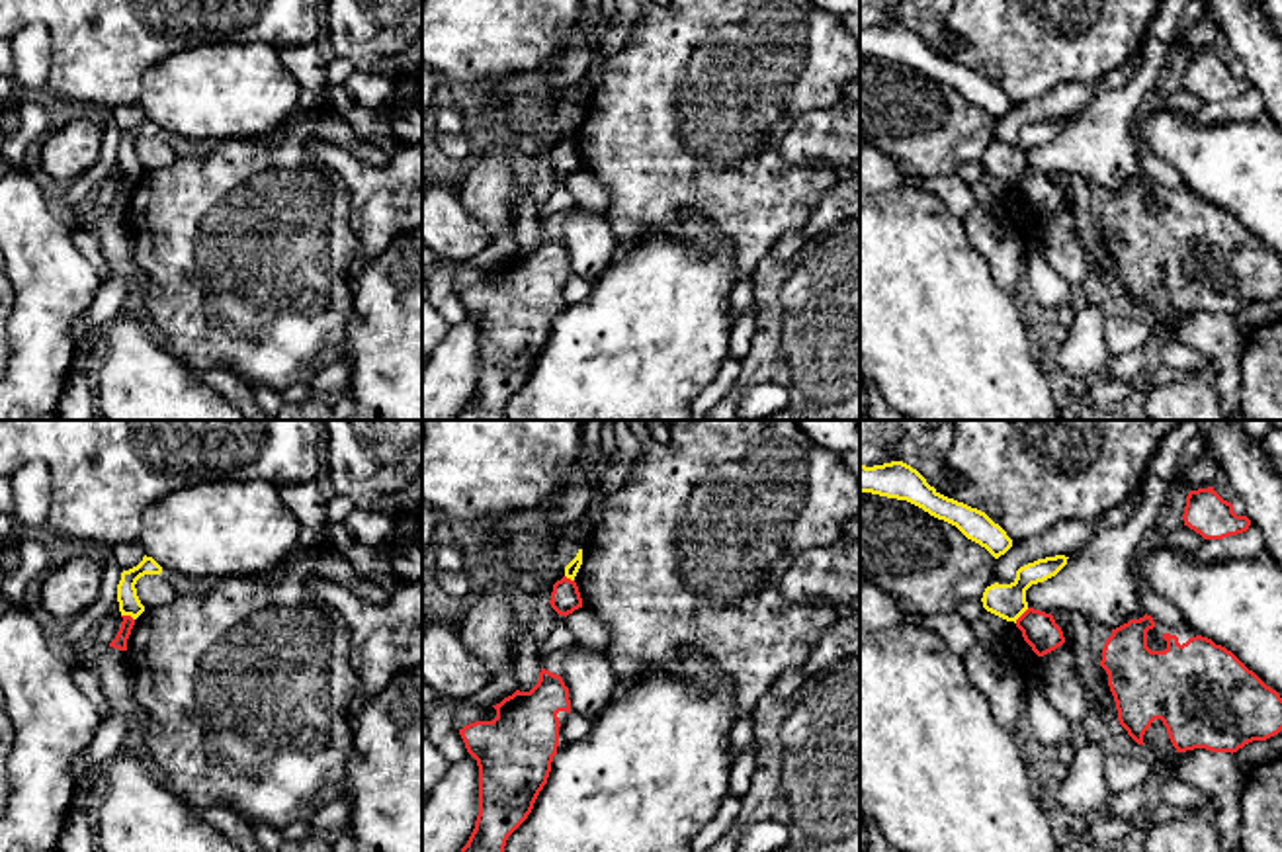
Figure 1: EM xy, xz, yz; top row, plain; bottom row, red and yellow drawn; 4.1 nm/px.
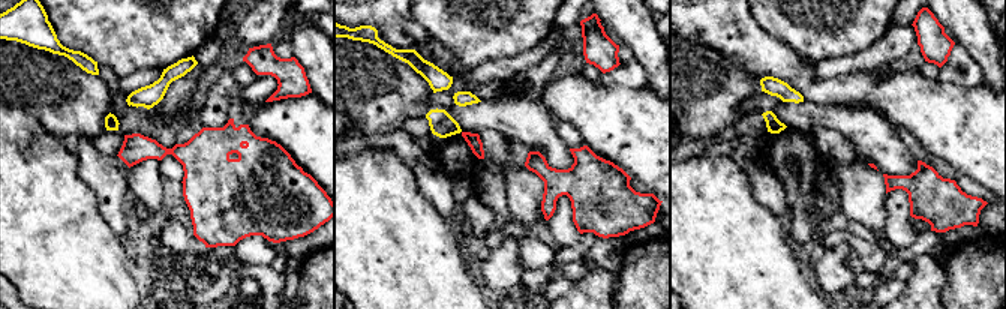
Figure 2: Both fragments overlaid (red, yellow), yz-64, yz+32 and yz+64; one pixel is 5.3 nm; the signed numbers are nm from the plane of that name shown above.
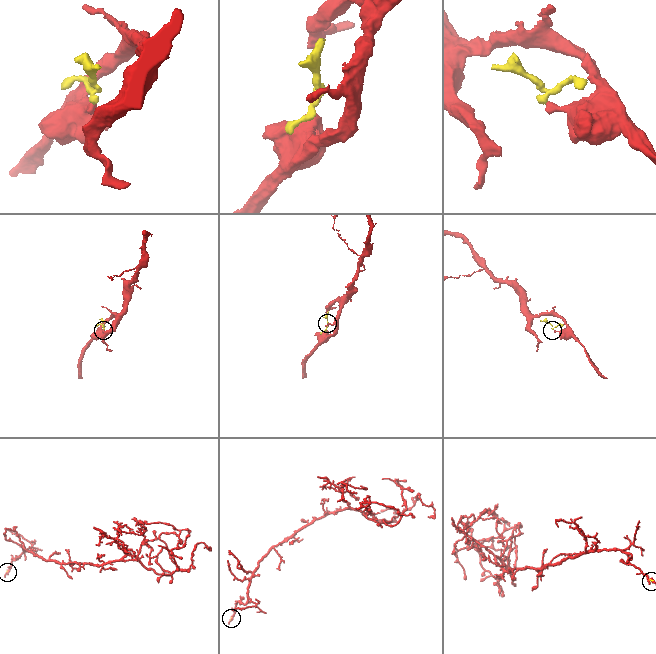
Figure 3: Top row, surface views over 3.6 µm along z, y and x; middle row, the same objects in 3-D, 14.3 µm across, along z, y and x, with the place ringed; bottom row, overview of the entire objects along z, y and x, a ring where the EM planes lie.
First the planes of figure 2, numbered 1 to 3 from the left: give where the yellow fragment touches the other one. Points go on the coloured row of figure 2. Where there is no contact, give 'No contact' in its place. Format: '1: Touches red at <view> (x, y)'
1: No contact
2: No contact
3: No contact

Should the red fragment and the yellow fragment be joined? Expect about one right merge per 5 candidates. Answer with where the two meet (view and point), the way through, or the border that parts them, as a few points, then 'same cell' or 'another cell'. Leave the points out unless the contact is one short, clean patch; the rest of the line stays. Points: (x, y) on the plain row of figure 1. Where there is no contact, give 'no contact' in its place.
contact yz (1021, 178); border yz (1028, 170), (1015, 184); another cell

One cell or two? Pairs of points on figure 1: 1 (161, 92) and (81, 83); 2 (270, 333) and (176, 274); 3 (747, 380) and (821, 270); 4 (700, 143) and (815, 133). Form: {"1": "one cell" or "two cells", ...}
{"1": "two cells", "2": "one cell", "3": "one cell", "4": "two cells"}

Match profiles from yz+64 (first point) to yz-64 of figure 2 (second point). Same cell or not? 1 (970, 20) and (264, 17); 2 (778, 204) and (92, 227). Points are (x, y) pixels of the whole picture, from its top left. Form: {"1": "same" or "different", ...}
{"1": "different", "2": "different"}

